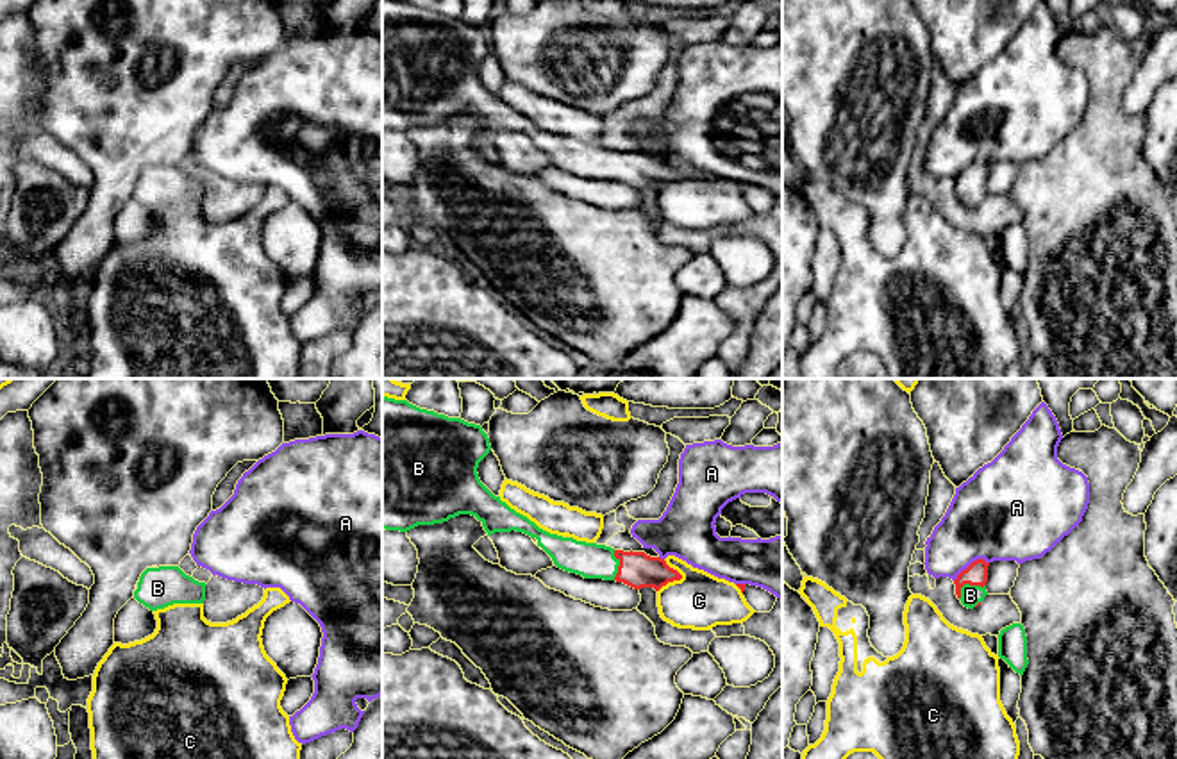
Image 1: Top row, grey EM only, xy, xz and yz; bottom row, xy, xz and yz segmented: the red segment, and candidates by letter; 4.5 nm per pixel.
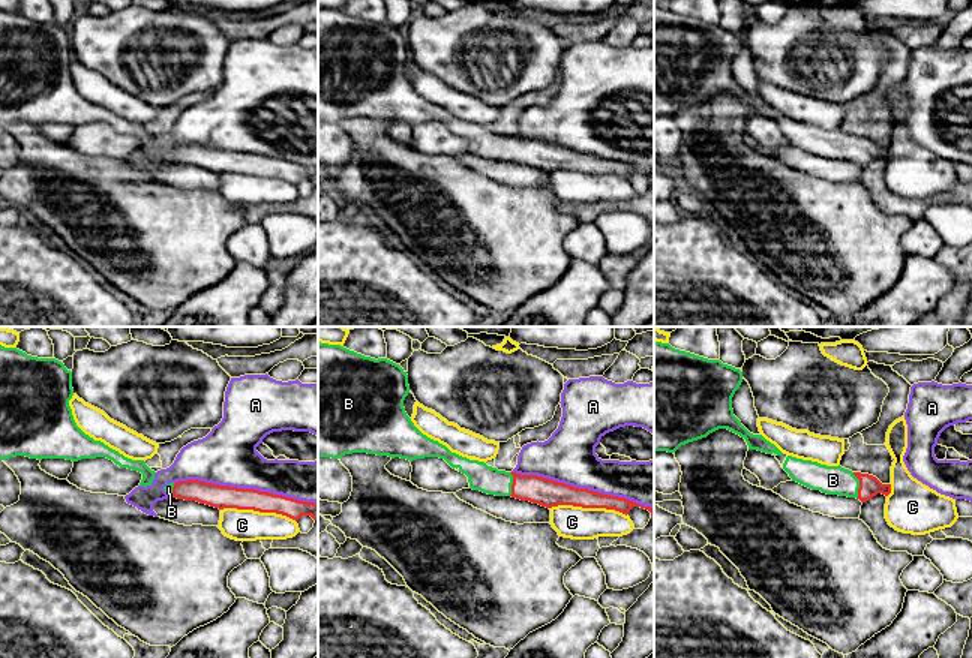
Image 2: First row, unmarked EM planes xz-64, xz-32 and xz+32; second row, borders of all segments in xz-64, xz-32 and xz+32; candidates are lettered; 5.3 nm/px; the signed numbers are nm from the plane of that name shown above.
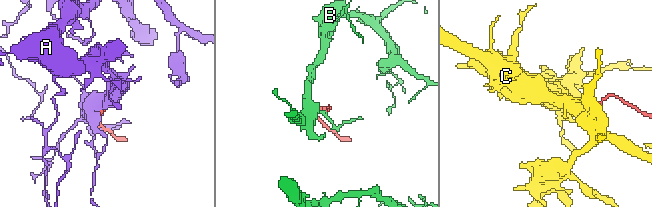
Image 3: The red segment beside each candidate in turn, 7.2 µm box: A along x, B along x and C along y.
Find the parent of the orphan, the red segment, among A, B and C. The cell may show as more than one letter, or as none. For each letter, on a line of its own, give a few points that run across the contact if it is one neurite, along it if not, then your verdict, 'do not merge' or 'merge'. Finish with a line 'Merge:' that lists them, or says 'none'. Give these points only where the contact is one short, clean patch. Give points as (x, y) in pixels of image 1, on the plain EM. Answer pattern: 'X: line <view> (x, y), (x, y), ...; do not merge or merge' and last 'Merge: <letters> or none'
A: do not merge
B: line yz (976, 174), (967, 183), (970, 195); merge
C: do not merge
Merge: B

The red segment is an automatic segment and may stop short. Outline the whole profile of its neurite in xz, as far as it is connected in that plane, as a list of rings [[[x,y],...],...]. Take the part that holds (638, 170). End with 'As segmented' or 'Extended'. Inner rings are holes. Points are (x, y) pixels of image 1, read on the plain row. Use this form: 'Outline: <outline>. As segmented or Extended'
Outline: [[[382,0],[382,130],[407,132],[418,125],[434,125],[459,114],[472,114],[482,123],[488,136],[516,130],[536,138],[538,146],[552,157],[557,168],[584,179],[616,180],[634,189],[654,188],[655,191],[682,179],[661,157],[614,150],[539,129],[480,82],[477,68],[489,50],[489,38],[480,25],[420,9],[407,0]]]. Extended

